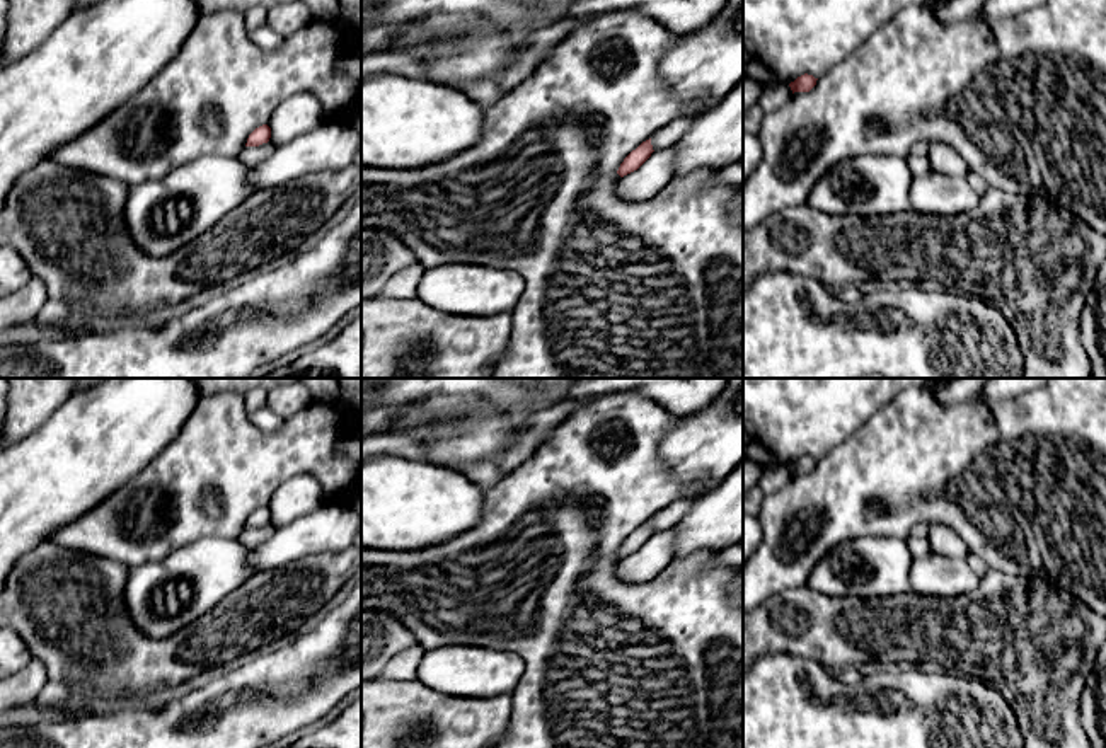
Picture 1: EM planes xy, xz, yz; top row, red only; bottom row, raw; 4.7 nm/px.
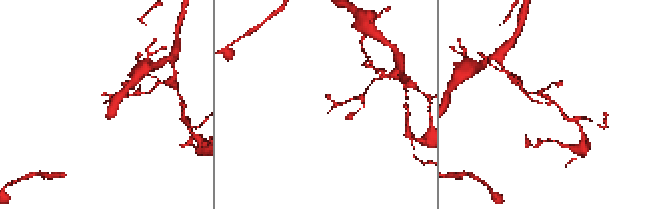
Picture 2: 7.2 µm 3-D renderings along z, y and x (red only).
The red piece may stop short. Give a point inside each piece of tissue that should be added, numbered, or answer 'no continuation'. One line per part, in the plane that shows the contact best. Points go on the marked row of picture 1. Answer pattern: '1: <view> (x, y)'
no continuation

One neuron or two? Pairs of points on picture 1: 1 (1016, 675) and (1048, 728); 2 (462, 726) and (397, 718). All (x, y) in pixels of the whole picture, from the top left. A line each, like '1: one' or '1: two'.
1: one
2: one

